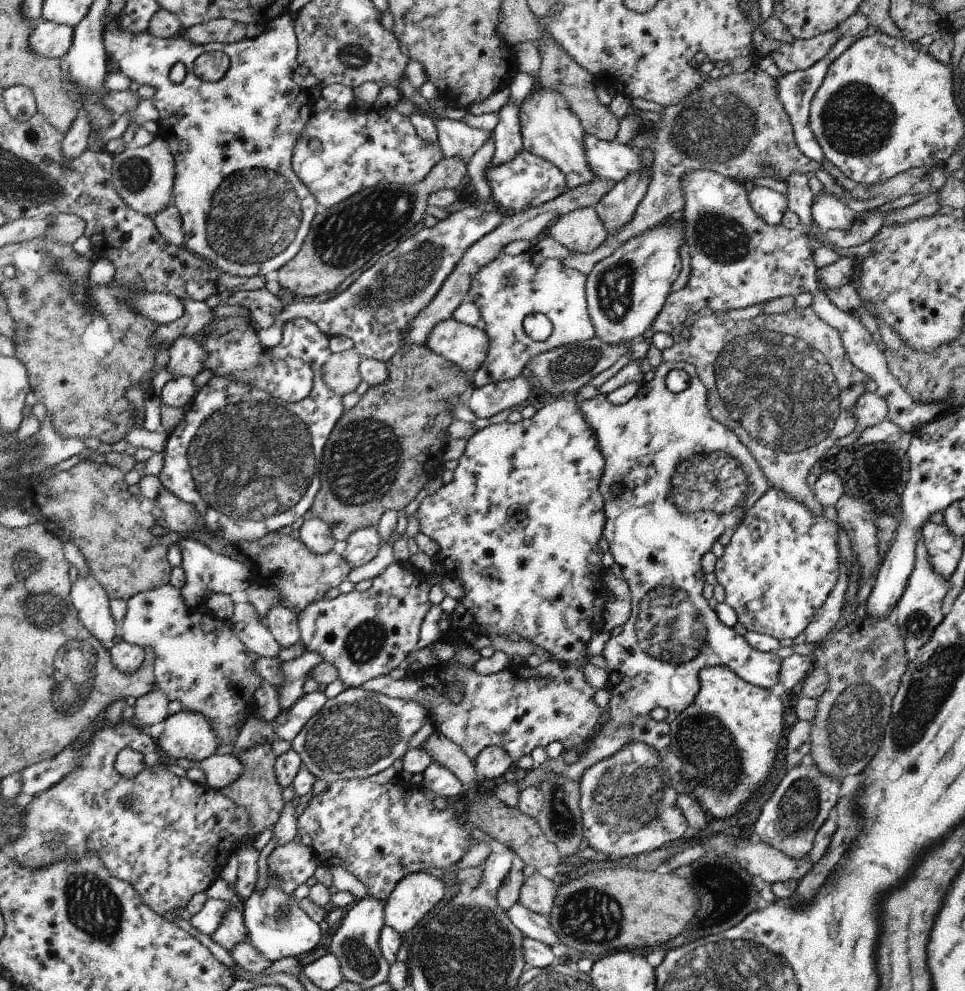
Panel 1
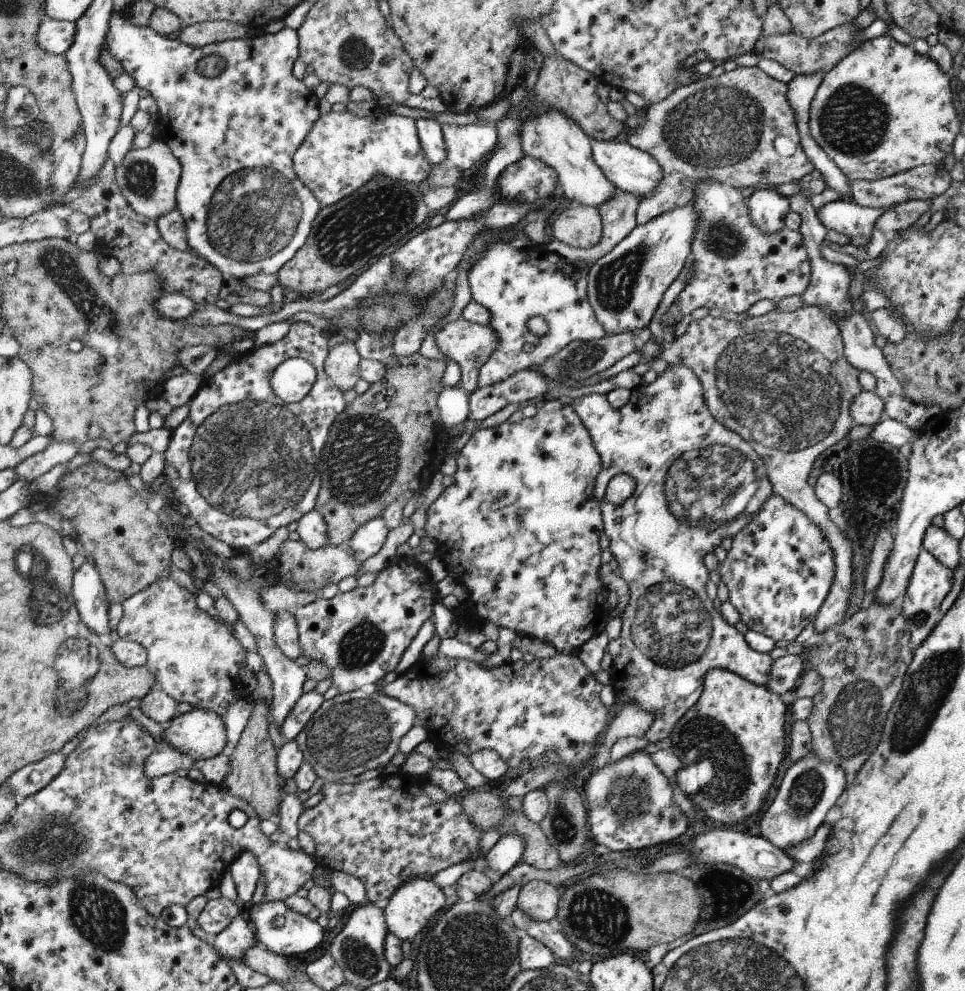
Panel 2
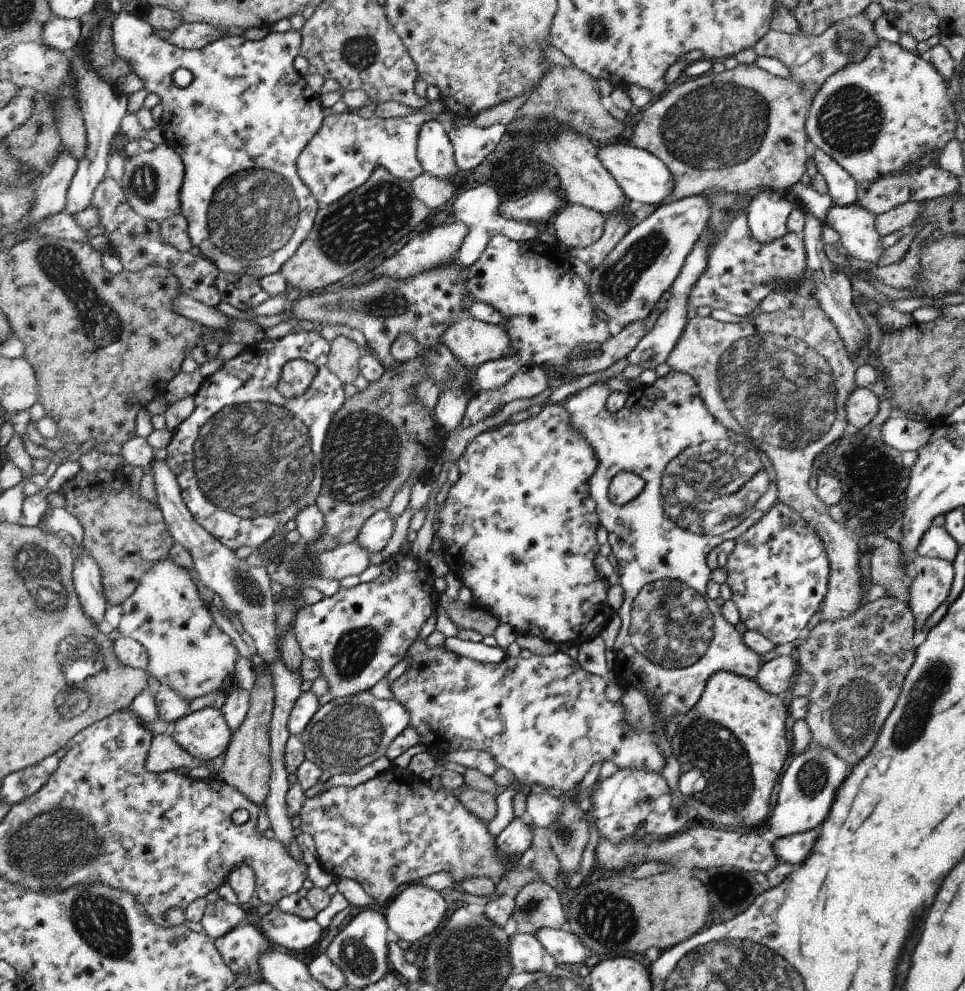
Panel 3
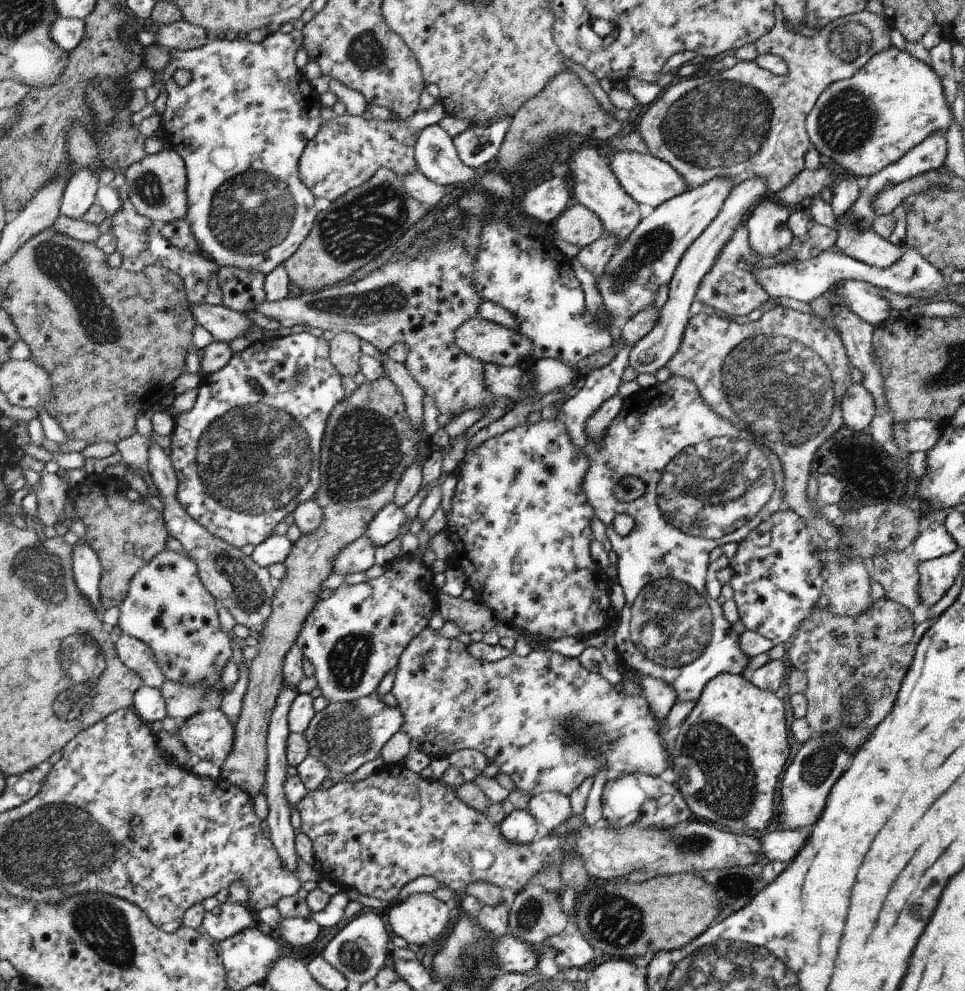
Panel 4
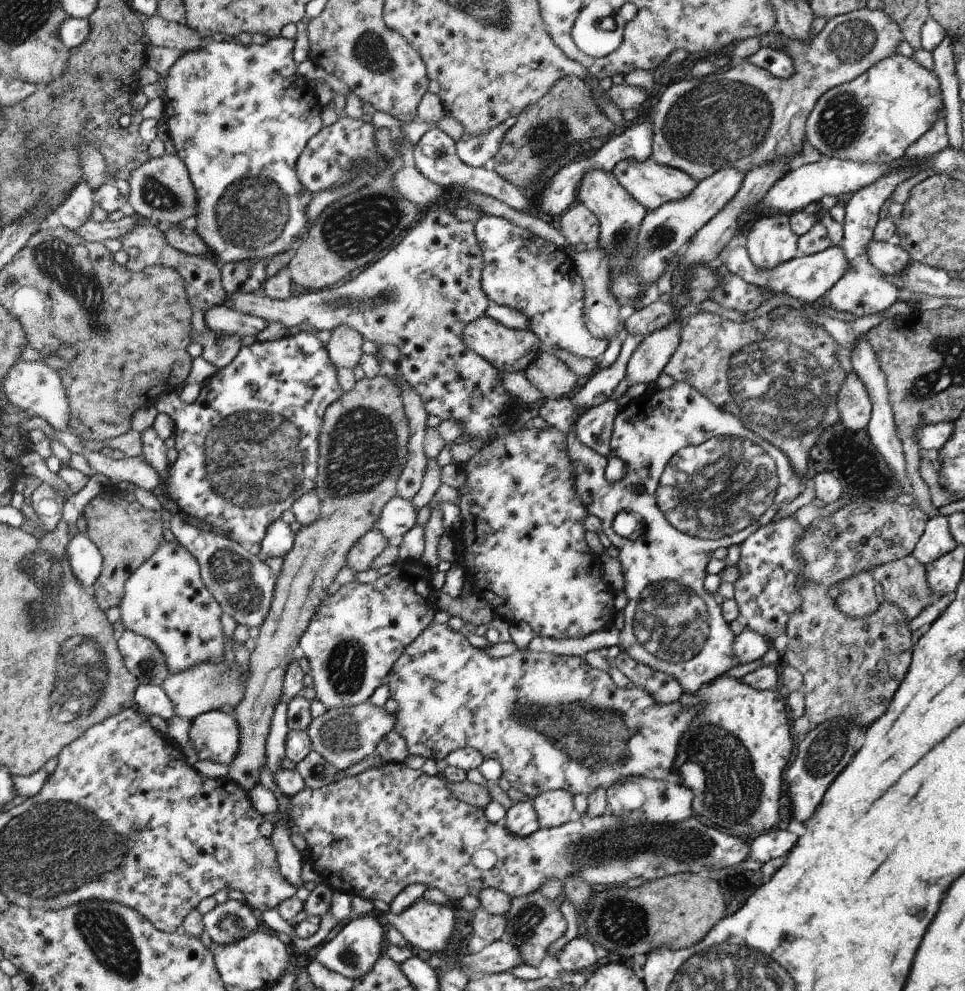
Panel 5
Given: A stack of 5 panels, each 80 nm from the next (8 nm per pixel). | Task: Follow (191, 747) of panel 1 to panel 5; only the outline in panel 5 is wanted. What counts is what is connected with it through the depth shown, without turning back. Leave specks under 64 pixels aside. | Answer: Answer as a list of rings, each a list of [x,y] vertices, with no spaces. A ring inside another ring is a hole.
[[[214,709],[191,721],[189,744],[198,758],[229,765],[239,752],[241,736],[238,720],[224,710]]]

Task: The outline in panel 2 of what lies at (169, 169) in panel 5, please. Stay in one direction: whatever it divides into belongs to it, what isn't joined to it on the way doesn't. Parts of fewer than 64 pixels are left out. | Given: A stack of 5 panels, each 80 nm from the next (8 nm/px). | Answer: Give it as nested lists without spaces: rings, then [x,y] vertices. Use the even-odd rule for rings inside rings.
[[[160,138],[147,148],[132,149],[115,168],[115,177],[122,195],[141,215],[158,220],[176,209],[182,166],[174,151]]]

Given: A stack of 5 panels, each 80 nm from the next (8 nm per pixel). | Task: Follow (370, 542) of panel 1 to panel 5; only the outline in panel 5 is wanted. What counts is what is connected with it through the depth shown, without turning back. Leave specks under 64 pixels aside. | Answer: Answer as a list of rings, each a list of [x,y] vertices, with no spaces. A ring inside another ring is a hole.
[[[396,496],[384,505],[375,528],[388,540],[397,542],[416,524],[417,513],[411,501]]]

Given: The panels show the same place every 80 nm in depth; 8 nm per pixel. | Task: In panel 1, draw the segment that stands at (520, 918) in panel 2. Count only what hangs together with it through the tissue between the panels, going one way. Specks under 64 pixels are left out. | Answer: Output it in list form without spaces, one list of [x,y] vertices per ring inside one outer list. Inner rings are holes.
[[[519,900],[516,901],[507,913],[524,935],[531,939],[543,942],[551,947],[557,942],[557,934],[552,930],[548,917],[528,910]]]

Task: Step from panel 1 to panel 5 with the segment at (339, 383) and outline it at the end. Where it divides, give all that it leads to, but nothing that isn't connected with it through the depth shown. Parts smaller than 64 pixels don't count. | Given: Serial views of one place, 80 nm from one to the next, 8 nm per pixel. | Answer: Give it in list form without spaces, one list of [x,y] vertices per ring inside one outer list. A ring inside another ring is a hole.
[[[342,325],[334,329],[327,343],[327,350],[335,367],[350,370],[356,368],[363,353],[363,342],[363,336],[350,327]]]

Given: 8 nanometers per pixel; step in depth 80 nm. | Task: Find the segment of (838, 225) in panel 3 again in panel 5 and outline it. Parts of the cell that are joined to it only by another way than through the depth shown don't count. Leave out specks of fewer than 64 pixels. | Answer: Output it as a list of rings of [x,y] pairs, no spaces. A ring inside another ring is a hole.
[[[873,238],[867,244],[866,254],[870,264],[884,275],[901,273],[911,261],[909,254],[900,245],[877,241]]]

